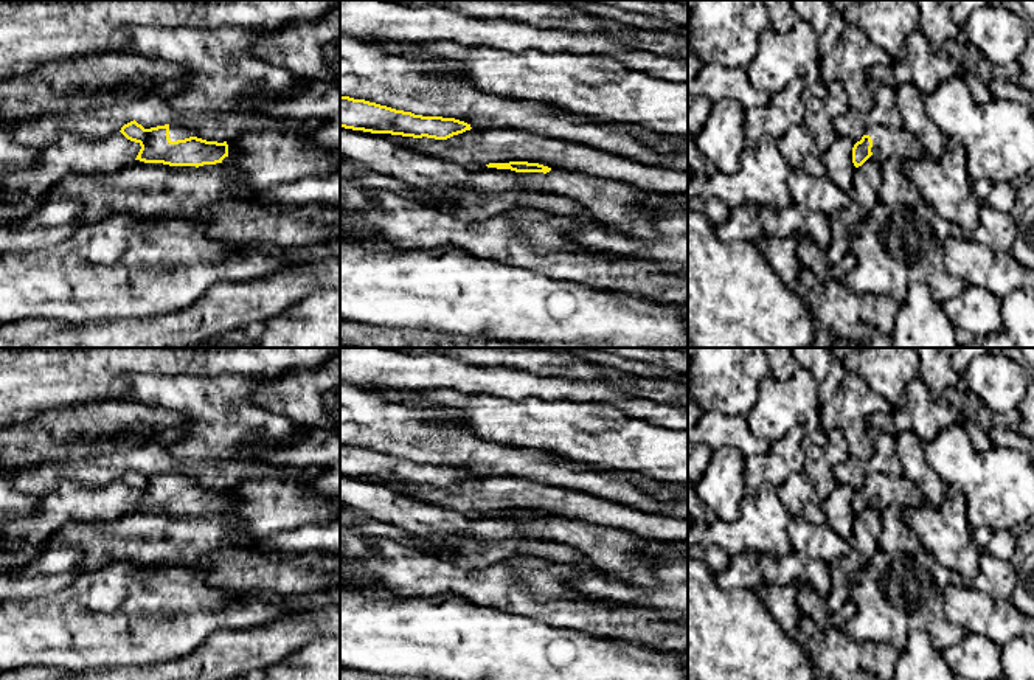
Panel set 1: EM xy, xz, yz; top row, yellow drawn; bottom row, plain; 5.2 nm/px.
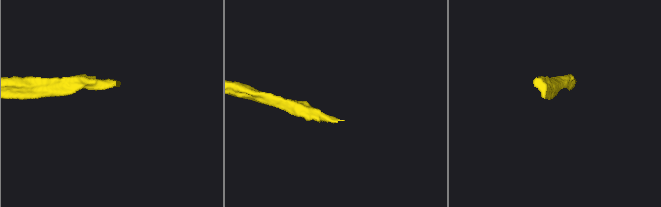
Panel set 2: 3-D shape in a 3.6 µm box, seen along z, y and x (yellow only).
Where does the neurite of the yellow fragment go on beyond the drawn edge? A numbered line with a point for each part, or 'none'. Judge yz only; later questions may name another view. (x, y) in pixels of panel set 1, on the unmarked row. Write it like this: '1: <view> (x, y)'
1: yz (887, 489)

